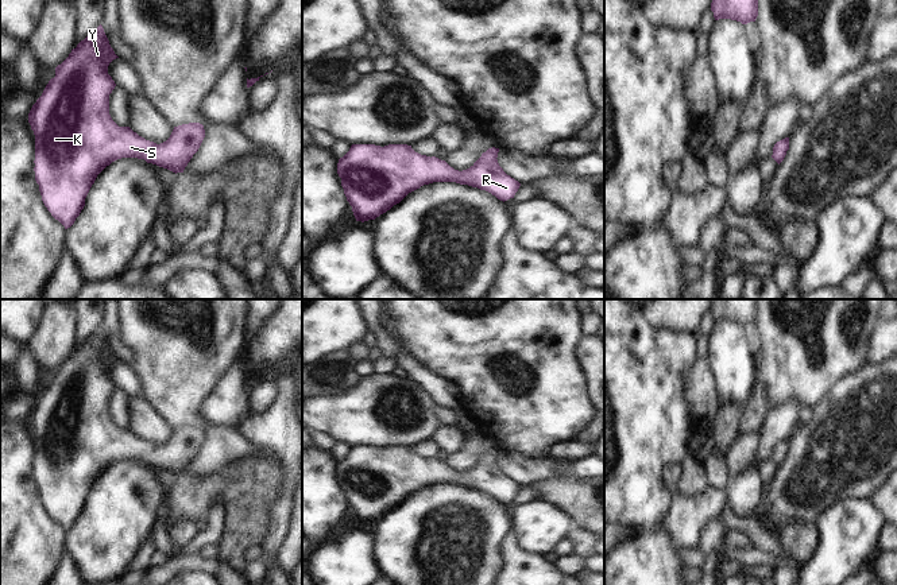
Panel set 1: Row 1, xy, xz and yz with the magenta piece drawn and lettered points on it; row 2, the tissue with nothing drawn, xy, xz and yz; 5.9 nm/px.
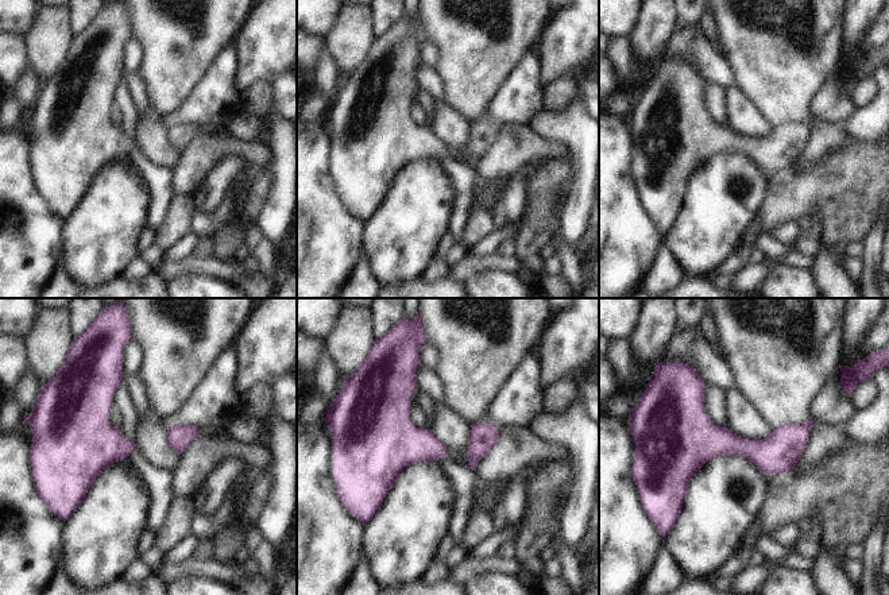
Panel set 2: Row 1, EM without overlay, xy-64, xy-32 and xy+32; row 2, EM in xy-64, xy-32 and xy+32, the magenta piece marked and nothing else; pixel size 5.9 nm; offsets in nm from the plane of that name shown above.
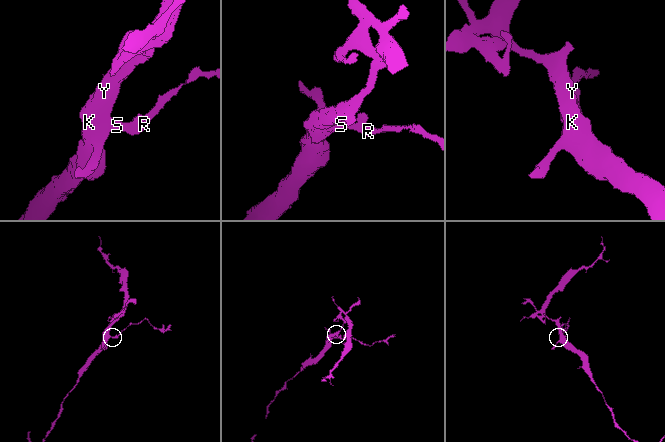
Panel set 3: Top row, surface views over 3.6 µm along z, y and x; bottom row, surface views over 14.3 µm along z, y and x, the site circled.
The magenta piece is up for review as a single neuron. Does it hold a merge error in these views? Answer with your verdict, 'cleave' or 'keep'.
keep

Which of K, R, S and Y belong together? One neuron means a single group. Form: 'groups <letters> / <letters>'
groups K R S Y

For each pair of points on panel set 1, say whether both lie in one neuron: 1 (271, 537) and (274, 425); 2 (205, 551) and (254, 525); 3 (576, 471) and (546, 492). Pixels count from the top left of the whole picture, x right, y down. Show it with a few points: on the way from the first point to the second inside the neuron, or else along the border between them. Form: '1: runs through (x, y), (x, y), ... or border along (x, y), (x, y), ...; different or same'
1: runs through (282, 508), (287, 487), (287, 453); same
2: border along (219, 543), (219, 556), (216, 558); different
3: border along (556, 475), (590, 479); different

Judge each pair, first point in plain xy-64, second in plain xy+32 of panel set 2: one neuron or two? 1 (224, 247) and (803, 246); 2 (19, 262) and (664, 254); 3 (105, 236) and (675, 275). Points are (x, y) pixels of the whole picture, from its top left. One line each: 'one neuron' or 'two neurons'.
1: two neurons
2: two neurons
3: two neurons

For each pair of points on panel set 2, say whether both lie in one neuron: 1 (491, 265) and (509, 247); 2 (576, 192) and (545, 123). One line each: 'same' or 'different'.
1: different
2: same

